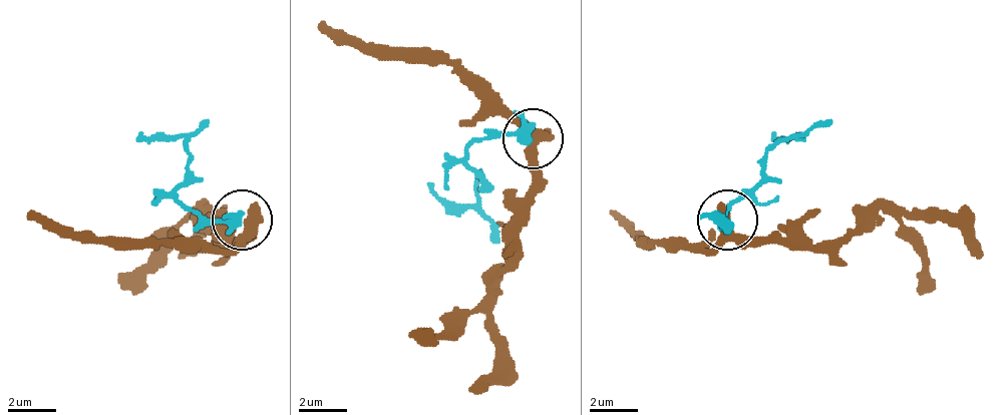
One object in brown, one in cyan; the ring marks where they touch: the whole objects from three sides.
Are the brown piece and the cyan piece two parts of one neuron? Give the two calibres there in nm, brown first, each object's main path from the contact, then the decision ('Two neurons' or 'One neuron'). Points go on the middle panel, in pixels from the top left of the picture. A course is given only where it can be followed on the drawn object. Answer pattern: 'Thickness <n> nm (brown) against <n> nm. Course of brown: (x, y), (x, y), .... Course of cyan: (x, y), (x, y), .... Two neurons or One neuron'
Thickness 380 nm (brown) against 340 nm. Course of brown: (534, 139), (534, 205), (516, 230), (516, 260), (491, 284), (491, 344), (497, 368), (467, 392). Course of cyan: (534, 139), (491, 133), (467, 151), (479, 175), (473, 205), (449, 205), (425, 181). Two neurons

